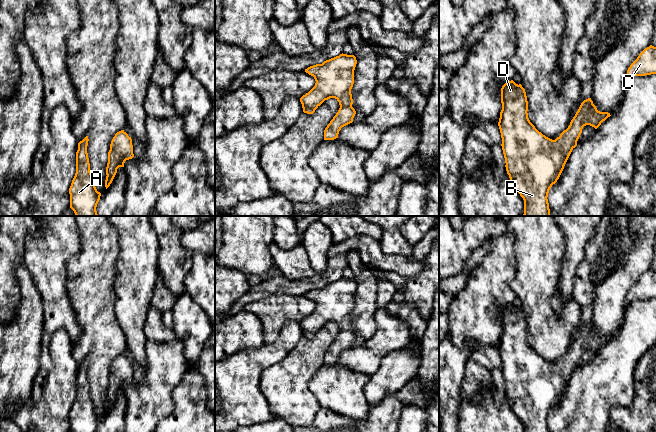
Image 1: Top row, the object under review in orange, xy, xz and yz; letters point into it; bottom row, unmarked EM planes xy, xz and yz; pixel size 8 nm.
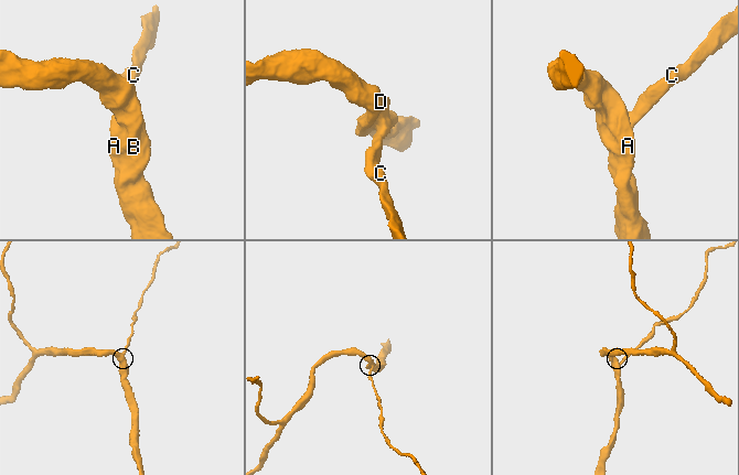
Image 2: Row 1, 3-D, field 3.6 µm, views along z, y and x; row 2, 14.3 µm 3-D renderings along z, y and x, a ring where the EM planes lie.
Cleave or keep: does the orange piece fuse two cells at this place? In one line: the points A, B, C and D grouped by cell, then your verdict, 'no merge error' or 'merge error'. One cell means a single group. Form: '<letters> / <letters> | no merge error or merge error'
A B C D | no merge error

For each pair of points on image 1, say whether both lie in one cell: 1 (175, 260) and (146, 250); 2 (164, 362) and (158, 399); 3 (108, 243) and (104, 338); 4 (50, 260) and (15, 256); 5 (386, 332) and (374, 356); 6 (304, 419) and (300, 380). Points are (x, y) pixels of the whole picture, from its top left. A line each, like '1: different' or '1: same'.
1: different
2: same
3: same
4: different
5: same
6: same

